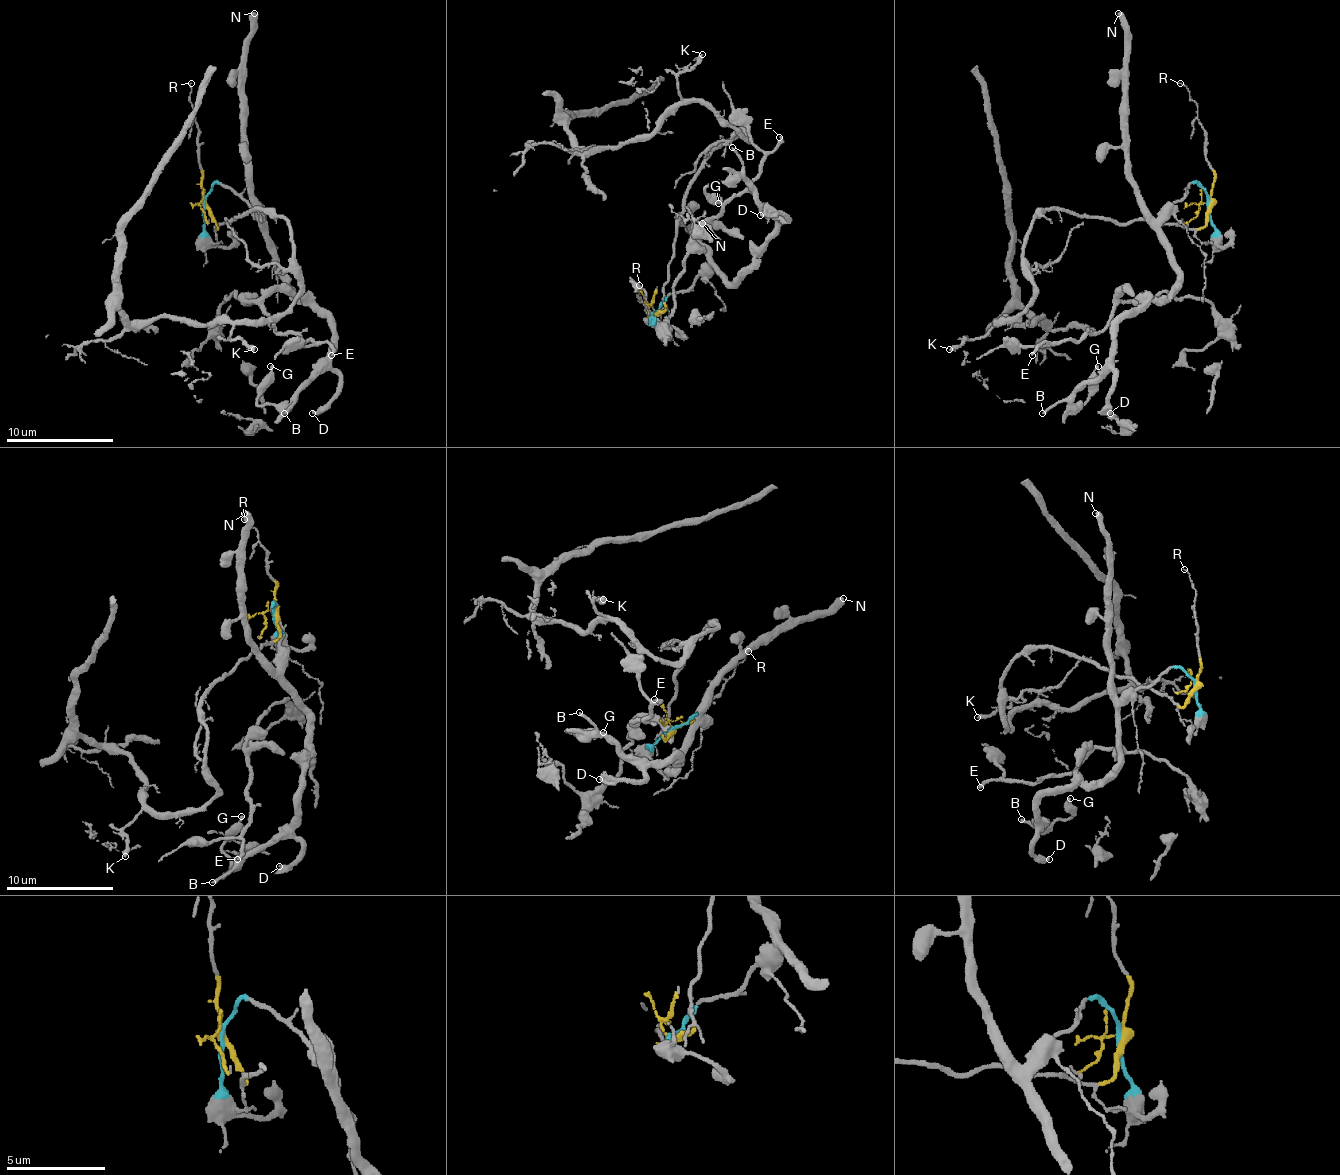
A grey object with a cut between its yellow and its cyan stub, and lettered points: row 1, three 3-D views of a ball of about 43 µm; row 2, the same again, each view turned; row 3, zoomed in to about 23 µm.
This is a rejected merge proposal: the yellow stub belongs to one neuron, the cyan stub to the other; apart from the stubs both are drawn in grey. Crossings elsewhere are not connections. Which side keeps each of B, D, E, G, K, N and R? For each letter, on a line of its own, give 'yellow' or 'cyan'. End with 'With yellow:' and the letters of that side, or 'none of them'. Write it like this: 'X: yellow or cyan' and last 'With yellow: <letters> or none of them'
B: cyan
D: cyan
E: cyan
G: cyan
K: yellow
N: cyan
R: yellow
With yellow: K, R

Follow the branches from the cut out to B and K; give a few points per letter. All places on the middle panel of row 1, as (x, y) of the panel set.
B: (652, 314), (711, 265), (733, 281), (781, 222), (757, 198), (757, 187), (743, 174), (743, 160), (733, 147)
K: (652, 314), (665, 306), (663, 287), (690, 179), (741, 128), (746, 139), (679, 93), (676, 79), (703, 55)

